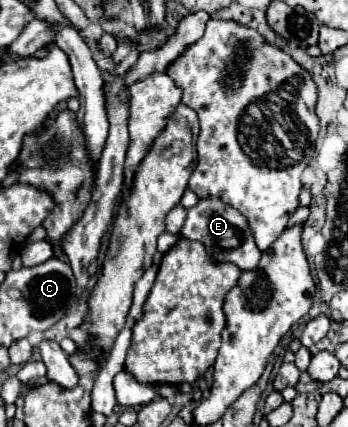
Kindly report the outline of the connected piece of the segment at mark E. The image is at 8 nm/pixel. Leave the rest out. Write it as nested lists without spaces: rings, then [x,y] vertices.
[[[201,199],[195,207],[191,207],[187,211],[187,219],[181,229],[181,235],[187,239],[205,243],[209,255],[215,261],[235,263],[241,271],[255,269],[259,263],[259,257],[261,257],[261,251],[253,239],[253,231],[249,231],[247,219],[237,209],[221,203],[219,199]]]

